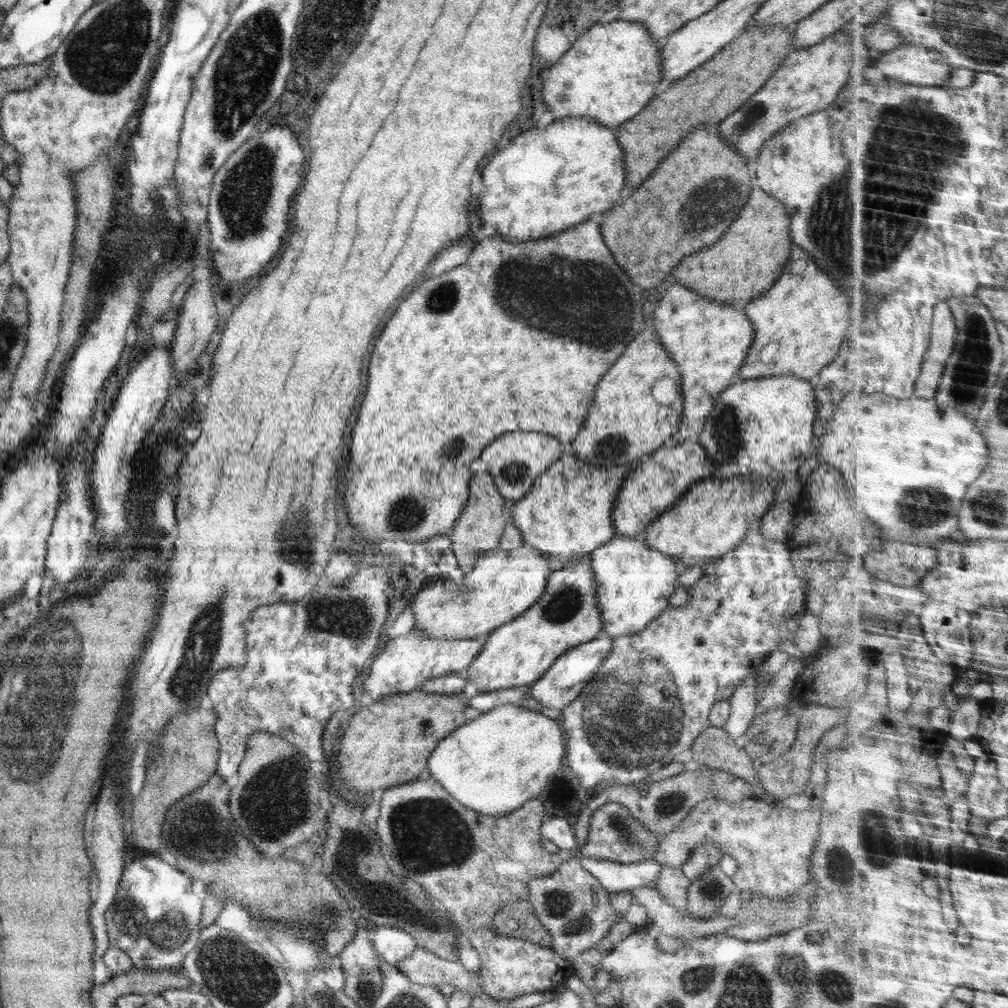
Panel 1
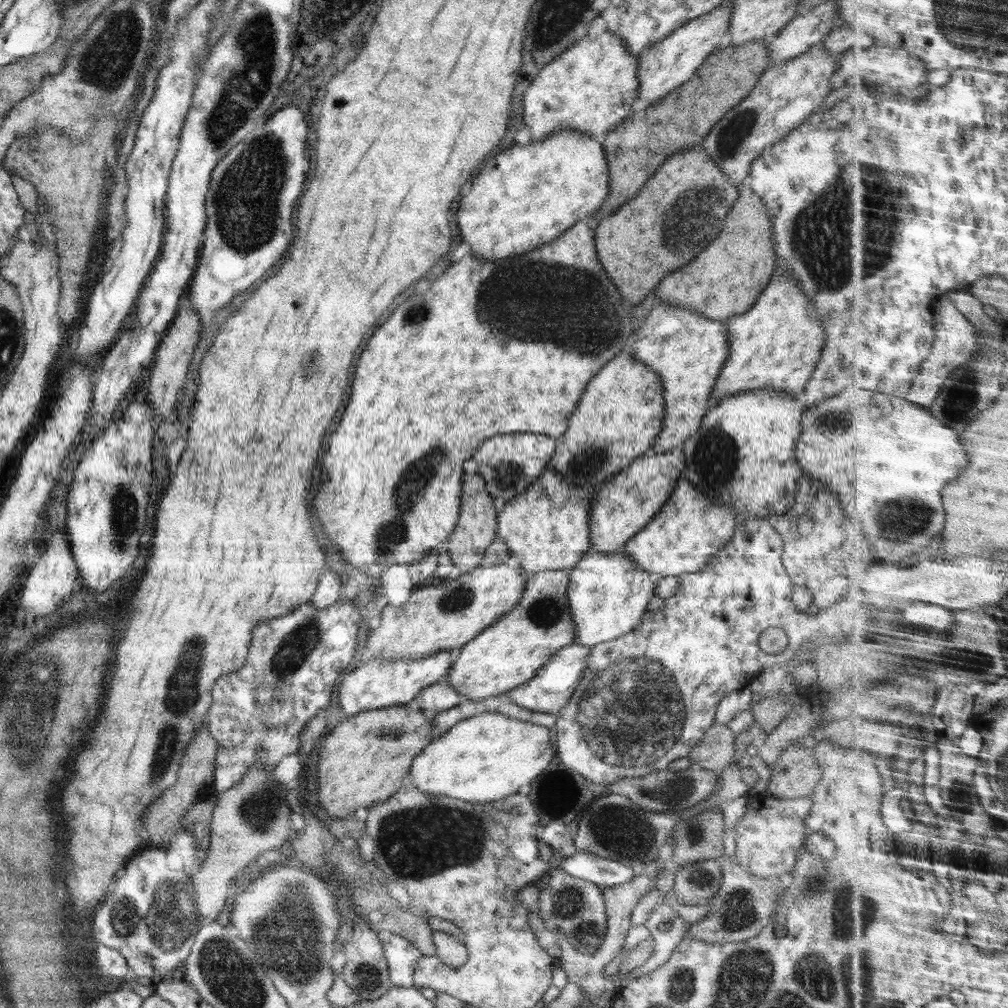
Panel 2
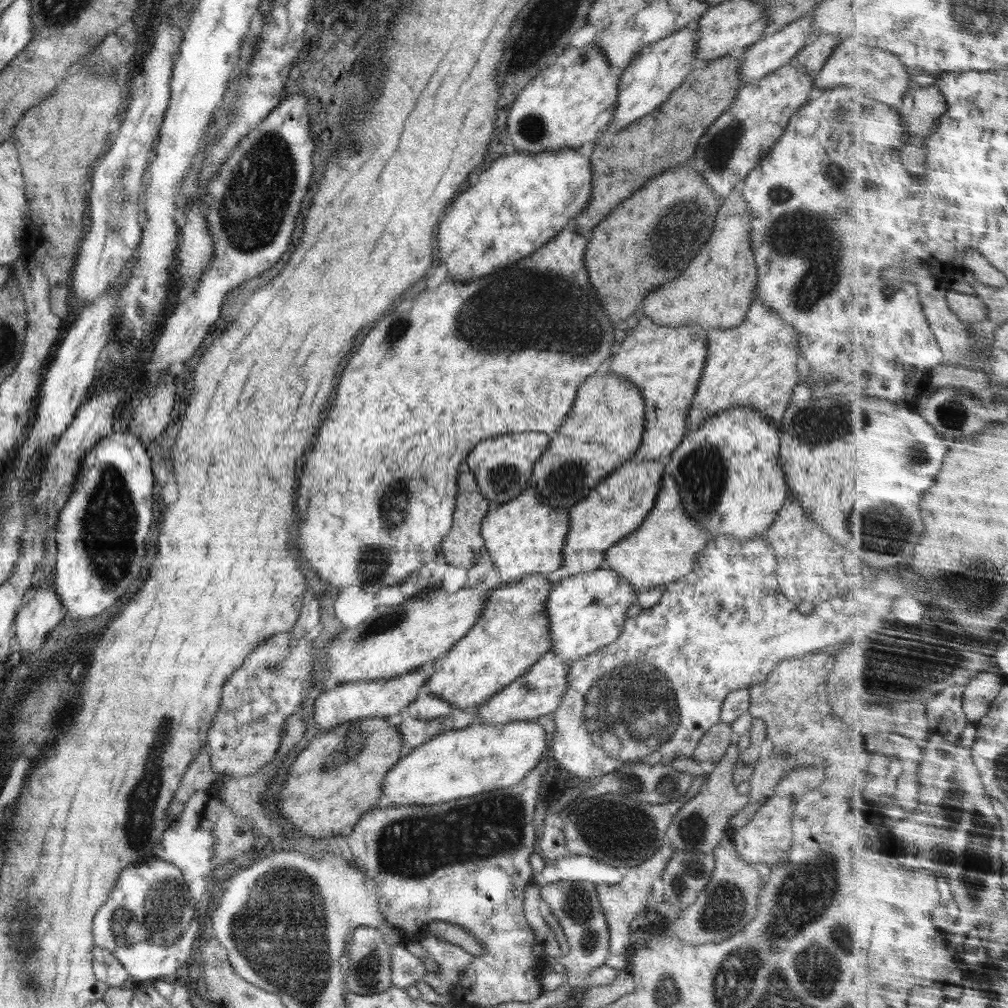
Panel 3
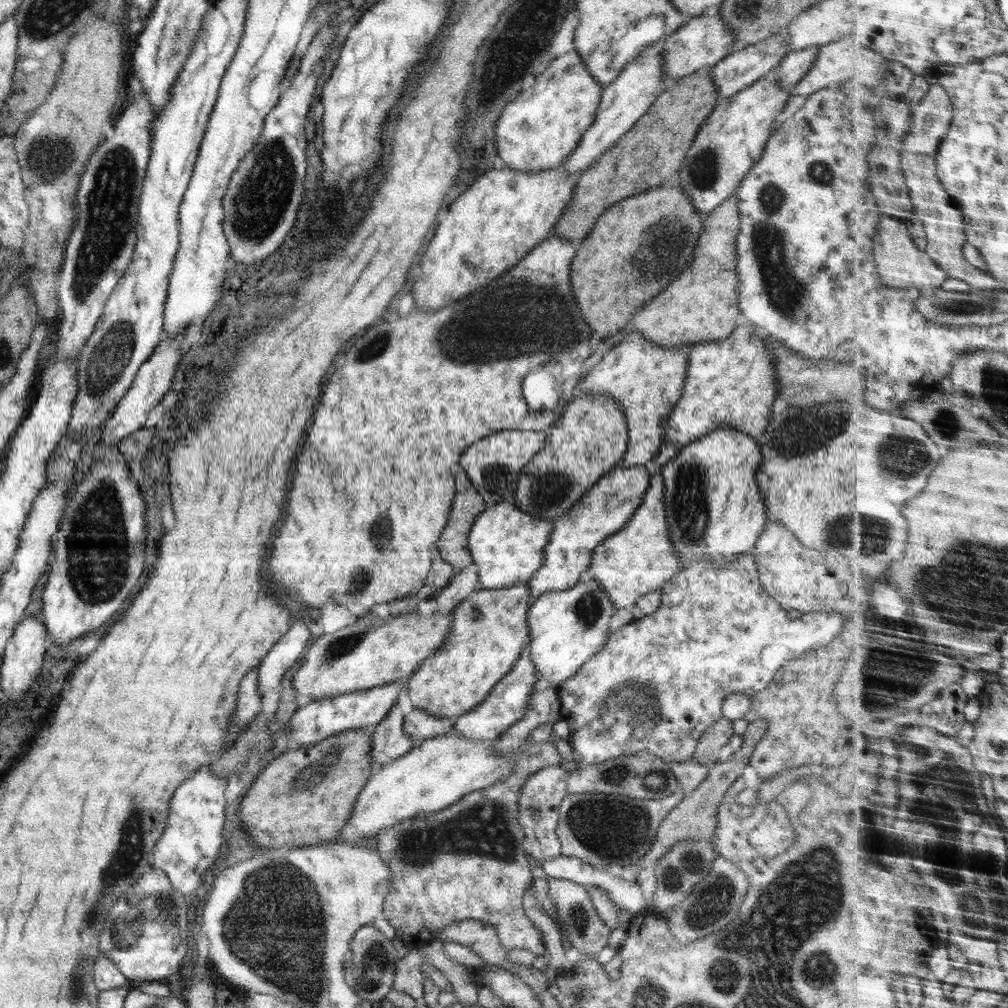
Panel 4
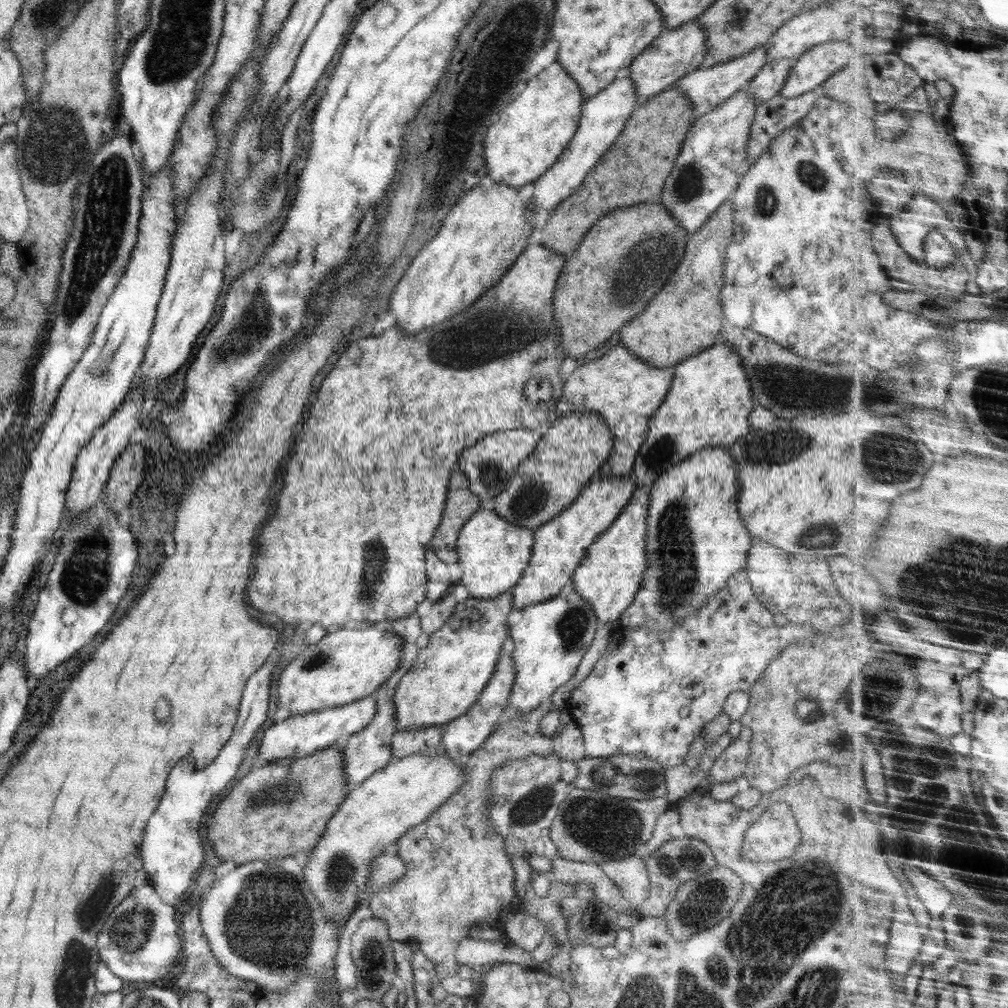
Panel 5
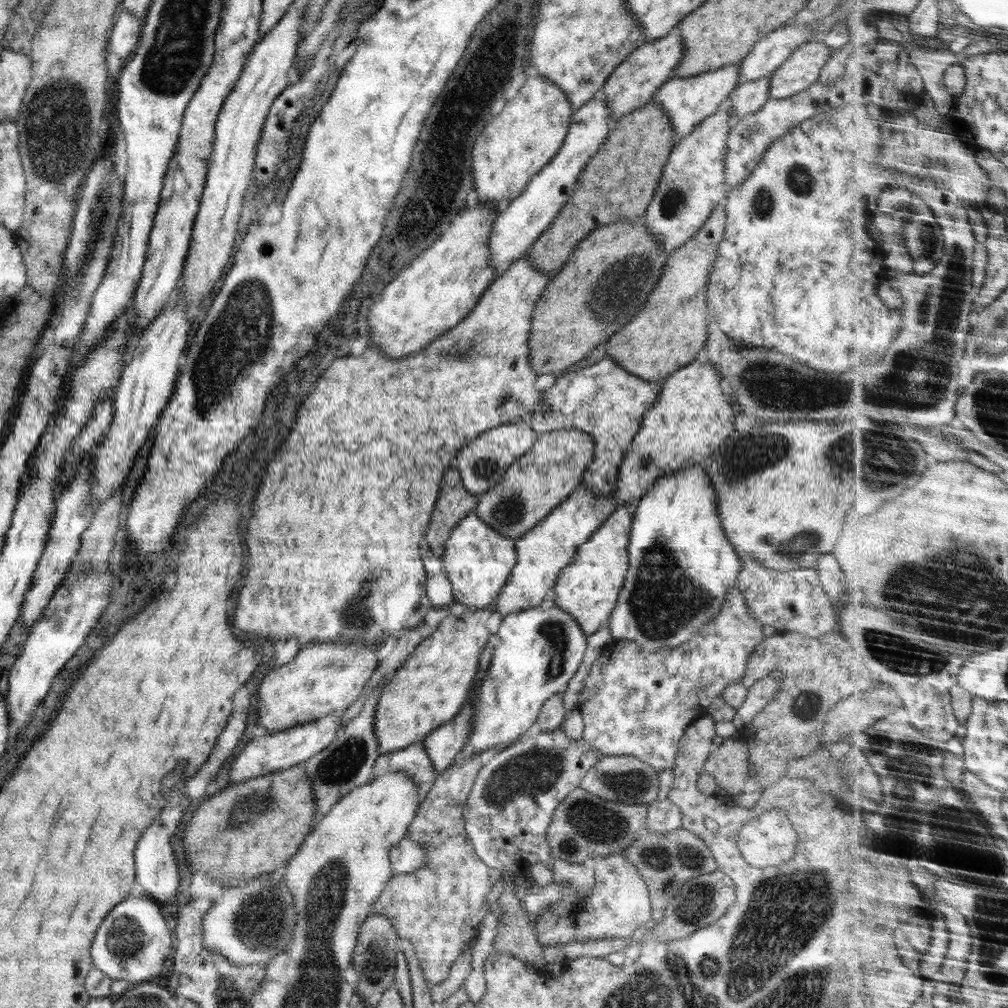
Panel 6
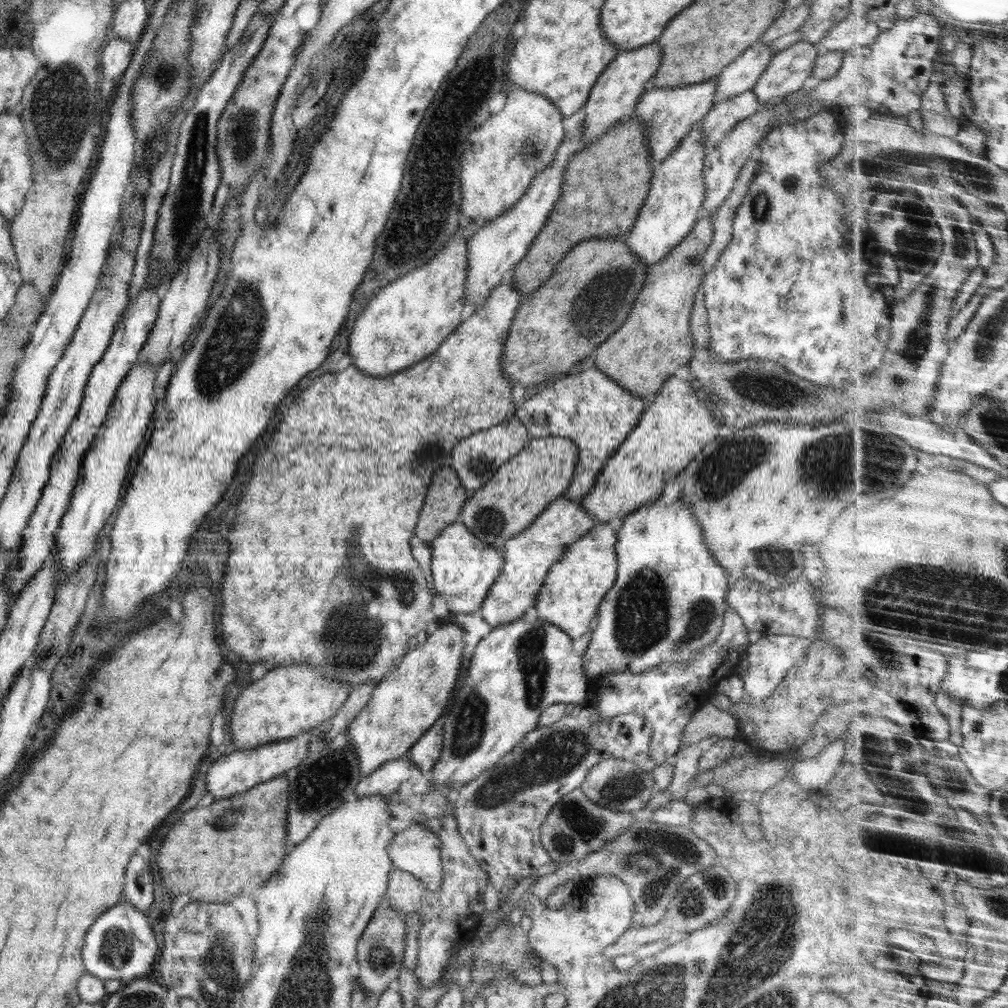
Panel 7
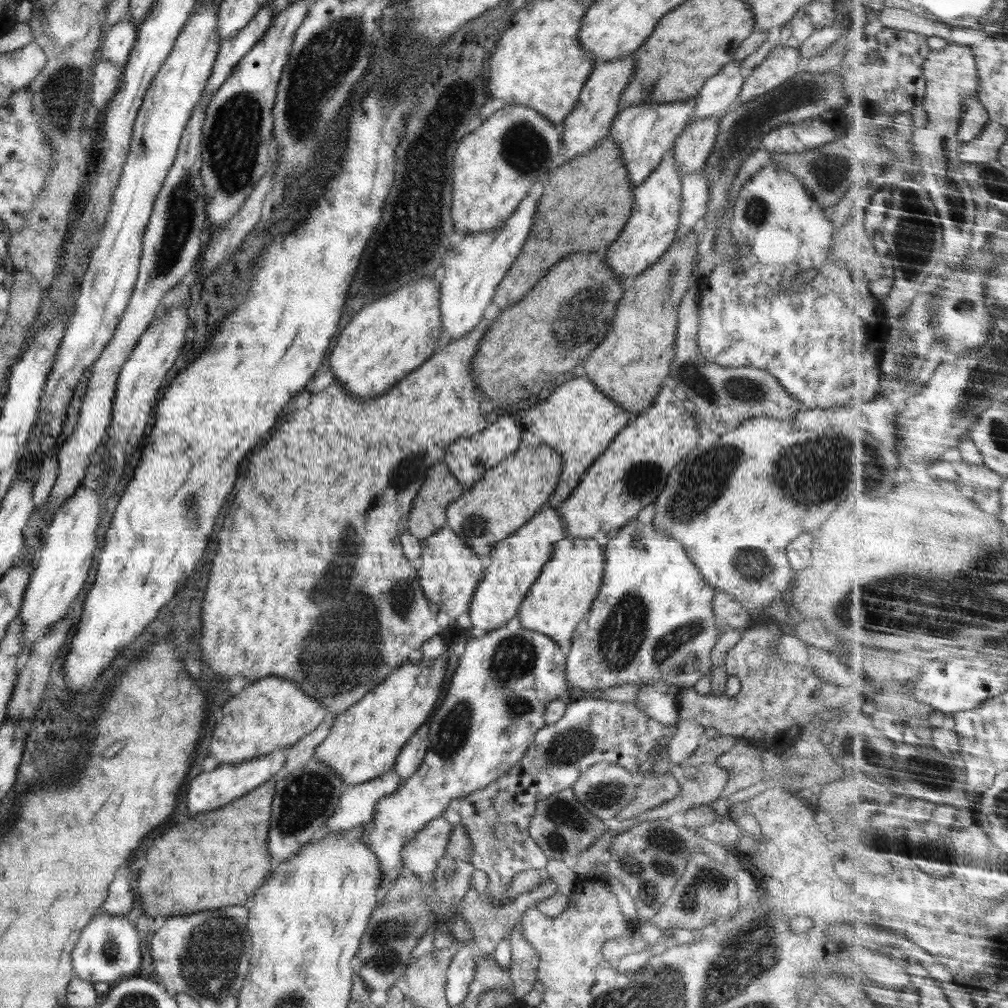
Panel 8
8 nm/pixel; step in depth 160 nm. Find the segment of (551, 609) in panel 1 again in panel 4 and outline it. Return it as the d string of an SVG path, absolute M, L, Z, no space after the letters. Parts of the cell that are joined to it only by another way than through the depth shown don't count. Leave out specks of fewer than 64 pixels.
M526 582L505 589L484 589L471 592L454 610L449 633L441 647L425 658L415 670L407 684L408 696L413 708L418 708L436 717L457 718L478 706L494 685L510 672L517 662L521 650L530 642L528 612L530 605L538 598L530 594Z

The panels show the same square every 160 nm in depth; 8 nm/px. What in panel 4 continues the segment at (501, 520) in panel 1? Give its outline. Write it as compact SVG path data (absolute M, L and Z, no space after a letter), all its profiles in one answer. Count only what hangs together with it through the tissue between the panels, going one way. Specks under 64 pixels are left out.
M454 466L453 476L455 497L437 548L444 562L461 569L473 563L467 547L468 535L475 518L486 509L486 504L460 466Z

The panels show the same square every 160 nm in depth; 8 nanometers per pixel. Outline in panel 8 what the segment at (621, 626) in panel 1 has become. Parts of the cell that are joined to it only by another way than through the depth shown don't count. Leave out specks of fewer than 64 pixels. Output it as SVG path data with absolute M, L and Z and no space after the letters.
M518 616L508 622L508 626L505 624L502 628L498 628L493 631L487 631L485 635L481 637L474 637L470 639L464 647L464 652L459 656L458 666L452 675L452 678L447 682L446 689L444 690L444 696L439 702L436 709L432 712L432 715L428 719L429 721L429 733L428 738L430 741L429 749L426 751L422 764L418 767L418 770L407 779L404 779L399 787L387 797L382 797L375 806L374 813L374 828L370 830L366 829L362 832L362 841L366 842L366 845L370 847L370 850L374 851L374 855L380 861L379 870L381 870L381 878L387 878L388 872L393 868L402 869L402 849L406 847L408 842L414 839L414 835L426 826L426 823L442 817L443 812L453 803L457 803L467 794L474 792L475 790L484 790L490 783L494 782L497 778L500 778L507 770L510 770L511 766L514 766L523 756L528 747L533 743L536 732L546 724L544 713L546 705L551 700L562 698L562 696L568 696L570 692L569 682L567 681L567 674L565 671L567 655L561 651L559 643L551 638L548 638L541 632L530 630L522 627L522 621L518 619Z

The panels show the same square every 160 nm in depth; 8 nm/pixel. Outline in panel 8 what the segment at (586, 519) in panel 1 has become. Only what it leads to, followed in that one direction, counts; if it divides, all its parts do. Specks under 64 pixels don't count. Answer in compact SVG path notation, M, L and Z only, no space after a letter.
M448 526L440 527L434 534L421 541L422 564L415 569L420 586L436 611L449 615L454 621L468 614L476 585L482 580L486 562L474 554L468 546Z

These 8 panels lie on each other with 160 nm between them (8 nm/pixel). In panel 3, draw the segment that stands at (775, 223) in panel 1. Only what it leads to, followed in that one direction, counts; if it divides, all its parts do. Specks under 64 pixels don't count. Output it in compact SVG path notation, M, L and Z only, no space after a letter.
M737 187L715 214L712 238L688 266L668 284L662 284L643 300L643 314L661 326L733 328L743 323L757 290L757 266L750 246L750 211Z

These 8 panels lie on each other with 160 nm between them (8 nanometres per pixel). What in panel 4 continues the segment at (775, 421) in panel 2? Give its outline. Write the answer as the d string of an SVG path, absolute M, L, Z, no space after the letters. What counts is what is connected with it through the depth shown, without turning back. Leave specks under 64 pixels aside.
M719 426L714 432L705 434L691 442L688 446L685 446L673 459L670 459L665 465L663 465L662 476L664 479L664 502L665 502L665 517L666 524L668 525L670 540L677 558L681 560L684 568L688 567L691 562L695 560L711 560L715 564L720 562L727 562L732 558L736 558L739 554L751 552L753 553L755 544L757 543L760 533L764 530L767 520L767 508L760 492L760 487L756 483L756 474L758 474L758 467L762 462L762 453L760 452L759 444L756 438L752 438L749 434L744 434L740 430L736 430L730 426Z

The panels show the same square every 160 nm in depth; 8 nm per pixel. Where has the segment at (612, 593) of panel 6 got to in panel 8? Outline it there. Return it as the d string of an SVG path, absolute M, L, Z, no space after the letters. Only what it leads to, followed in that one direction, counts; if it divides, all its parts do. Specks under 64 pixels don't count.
M568 538L553 544L550 560L545 562L538 578L530 586L520 608L518 619L522 627L545 634L559 643L568 654L576 625L588 616L592 601L602 584L605 565L604 548L592 538Z

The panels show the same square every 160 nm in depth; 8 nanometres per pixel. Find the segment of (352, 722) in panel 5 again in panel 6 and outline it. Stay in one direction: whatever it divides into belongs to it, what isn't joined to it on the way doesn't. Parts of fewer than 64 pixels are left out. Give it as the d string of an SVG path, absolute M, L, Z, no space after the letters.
M334 711L314 722L293 726L288 730L274 734L258 732L245 746L244 750L235 756L229 764L228 778L230 782L236 784L277 770L289 769L312 758L317 752L324 750L344 728L344 713L345 711Z

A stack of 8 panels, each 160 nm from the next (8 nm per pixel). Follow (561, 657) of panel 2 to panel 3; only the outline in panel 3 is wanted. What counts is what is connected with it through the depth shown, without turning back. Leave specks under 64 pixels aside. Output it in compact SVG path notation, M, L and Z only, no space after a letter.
M551 650L545 652L526 673L503 686L477 709L478 721L482 724L500 726L509 722L534 721L535 718L551 715L561 705L570 664L560 662Z

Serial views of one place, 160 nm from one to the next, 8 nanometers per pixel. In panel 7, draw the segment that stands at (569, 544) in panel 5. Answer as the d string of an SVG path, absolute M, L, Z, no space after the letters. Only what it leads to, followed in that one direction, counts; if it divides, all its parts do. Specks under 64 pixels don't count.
M560 496L550 502L527 529L503 544L504 566L481 604L484 620L497 627L524 616L526 610L534 606L550 565L558 562L567 546L580 539L596 523L597 520L583 509L580 501Z

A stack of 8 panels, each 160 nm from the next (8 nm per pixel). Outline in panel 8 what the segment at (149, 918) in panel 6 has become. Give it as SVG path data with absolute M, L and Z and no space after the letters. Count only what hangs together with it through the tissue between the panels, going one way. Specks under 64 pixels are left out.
M98 912L81 930L72 951L75 976L86 982L108 982L113 985L122 978L139 975L142 962L139 938L136 927L126 916Z

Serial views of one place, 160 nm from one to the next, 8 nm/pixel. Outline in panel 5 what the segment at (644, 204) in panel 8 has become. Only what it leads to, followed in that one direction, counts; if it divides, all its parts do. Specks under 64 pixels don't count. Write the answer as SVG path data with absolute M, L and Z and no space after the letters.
M740 90L716 109L695 119L685 135L681 152L664 181L658 201L689 234L697 231L723 202L733 196L733 192L738 188L742 174L748 168L747 142L757 104L758 102L747 92Z

